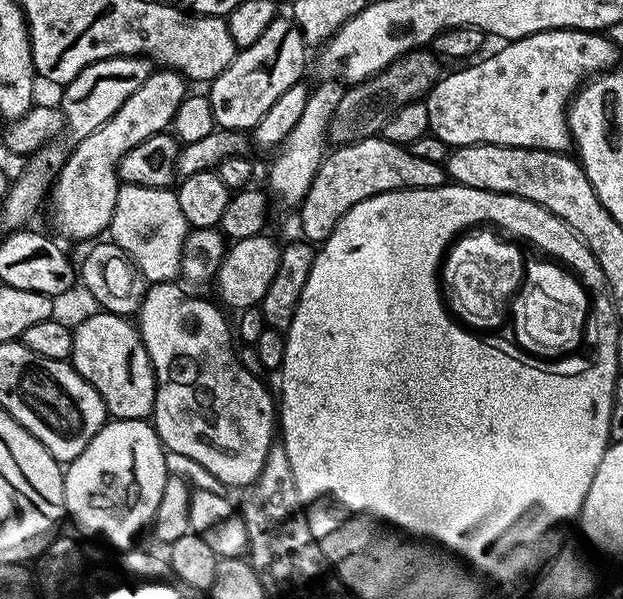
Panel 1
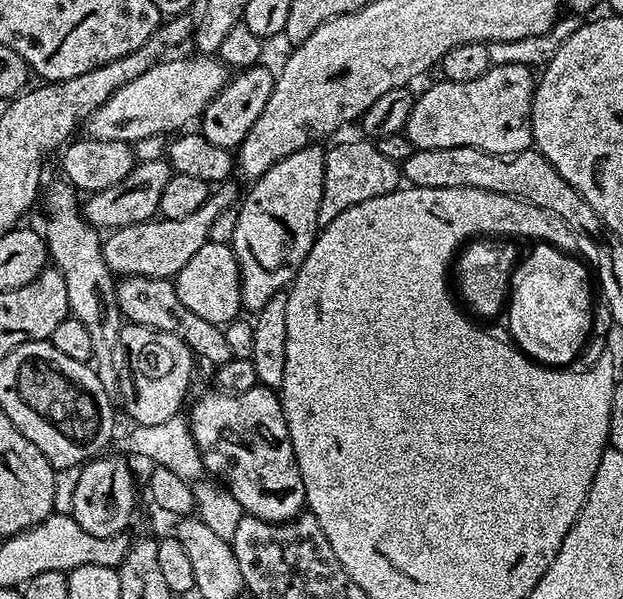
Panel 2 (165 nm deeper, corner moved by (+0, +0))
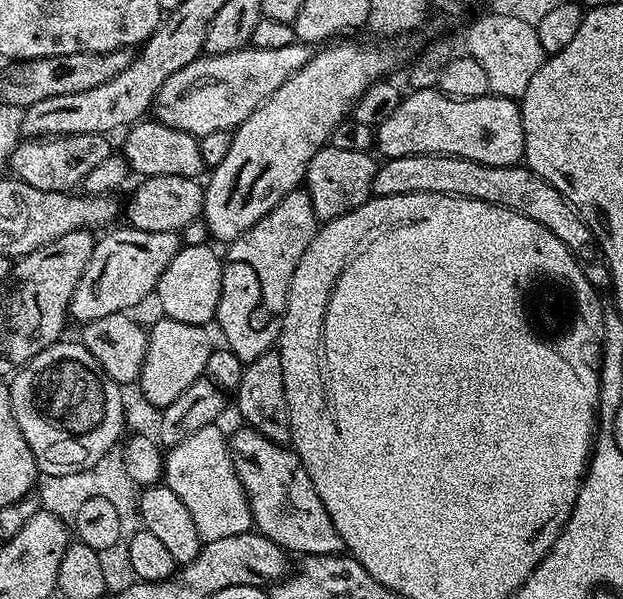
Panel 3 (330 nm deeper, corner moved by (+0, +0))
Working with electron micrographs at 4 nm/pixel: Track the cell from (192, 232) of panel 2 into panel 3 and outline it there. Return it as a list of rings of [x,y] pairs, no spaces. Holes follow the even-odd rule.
[[[123,227],[108,230],[113,232],[105,231],[105,236],[93,243],[90,262],[72,295],[70,316],[73,321],[87,322],[94,318],[106,318],[106,314],[128,312],[147,296],[149,299],[155,293],[156,283],[162,278],[166,266],[170,266],[174,254],[178,254],[182,246],[181,237],[175,232]]]

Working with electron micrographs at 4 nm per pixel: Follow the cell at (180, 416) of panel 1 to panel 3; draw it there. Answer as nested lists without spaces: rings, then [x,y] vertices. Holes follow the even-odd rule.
[[[240,426],[236,433],[231,433],[230,447],[233,468],[248,496],[255,531],[270,538],[289,554],[300,552],[301,557],[331,556],[345,551],[342,538],[334,530],[334,522],[330,522],[330,514],[326,514],[326,506],[322,506],[322,498],[318,498],[318,490],[314,490],[314,482],[310,482],[310,474],[306,474],[306,466],[302,466],[295,450],[276,444],[247,426]]]

